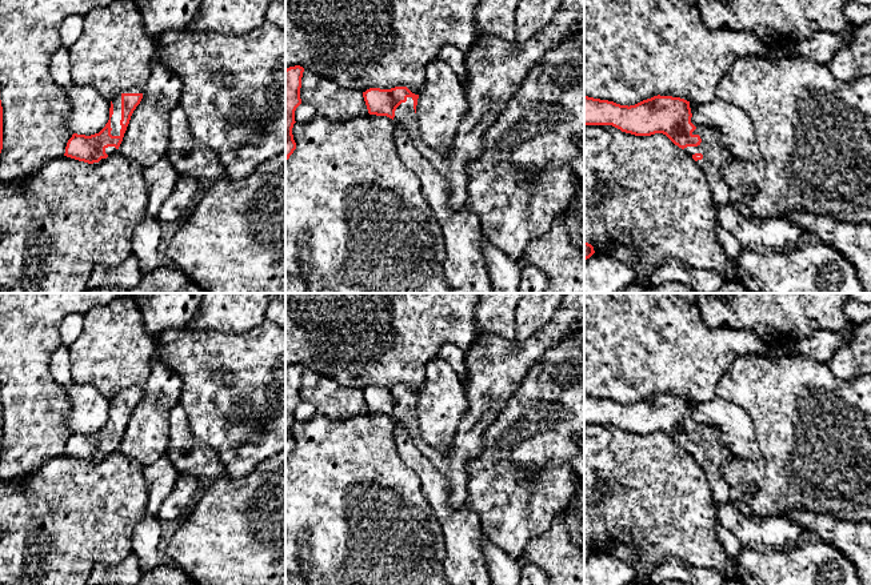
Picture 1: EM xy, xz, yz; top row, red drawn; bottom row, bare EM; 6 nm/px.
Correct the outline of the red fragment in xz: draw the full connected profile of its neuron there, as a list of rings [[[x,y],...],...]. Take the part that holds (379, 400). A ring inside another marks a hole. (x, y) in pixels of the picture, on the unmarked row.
[[[566,293],[551,321],[526,341],[495,334],[476,337],[466,356],[470,408],[460,421],[456,445],[448,453],[423,440],[416,416],[419,393],[407,385],[369,386],[363,390],[368,412],[387,414],[405,426],[420,453],[450,481],[450,508],[460,510],[467,500],[467,462],[482,454],[484,432],[496,420],[528,369],[583,320],[584,293]]]

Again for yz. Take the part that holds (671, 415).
[[[584,393],[584,424],[612,424],[635,434],[666,433],[688,450],[704,469],[715,504],[730,501],[730,485],[723,465],[734,454],[718,440],[718,430],[692,420],[690,400],[672,394],[654,394],[635,404]]]

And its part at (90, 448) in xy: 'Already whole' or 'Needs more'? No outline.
Needs more

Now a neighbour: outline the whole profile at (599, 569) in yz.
[[[594,552],[584,560],[584,585],[626,585],[634,580],[634,568],[619,558]]]

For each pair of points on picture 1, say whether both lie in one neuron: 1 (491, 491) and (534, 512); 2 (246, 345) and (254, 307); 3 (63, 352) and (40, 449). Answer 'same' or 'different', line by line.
1: same
2: different
3: different

